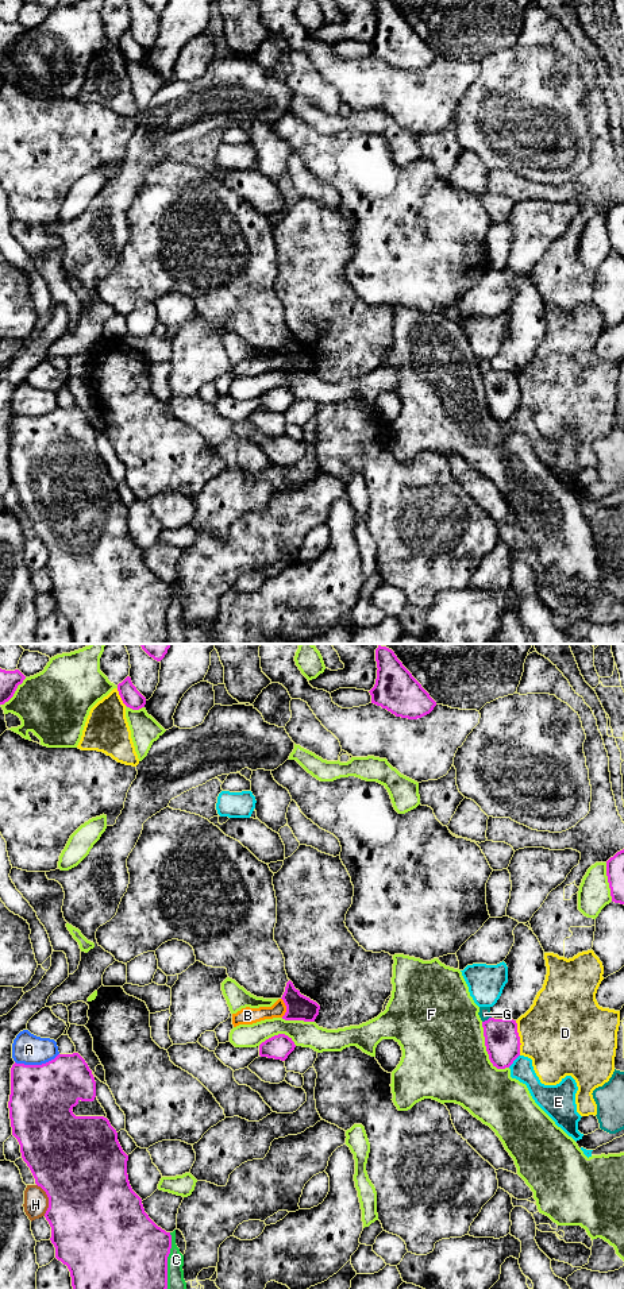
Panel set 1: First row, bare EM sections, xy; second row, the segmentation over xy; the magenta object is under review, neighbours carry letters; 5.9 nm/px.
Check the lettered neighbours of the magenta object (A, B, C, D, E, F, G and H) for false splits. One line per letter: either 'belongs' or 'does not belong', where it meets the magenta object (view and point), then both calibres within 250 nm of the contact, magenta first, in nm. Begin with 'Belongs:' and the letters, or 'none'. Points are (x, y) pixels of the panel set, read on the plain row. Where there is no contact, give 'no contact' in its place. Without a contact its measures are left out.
Belongs: none
A: does not belong; contact xy (37, 417); calibres 380 and 190 nm
B: does not belong; contact xy (287, 359); calibres 160 and 100 nm
C: does not belong; contact xy (166, 614); calibres 500 and 120 nm
D: does not belong; contact xy (519, 390); calibres 200 and 460 nm
E: does not belong; contact xy (513, 412); calibres 200 and 140 nm
F: does not belong; contact xy (486, 402); calibres 200 and 500 nm
G: does not belong; contact xy (488, 371); calibres 200 and 70 nm
H: does not belong; contact xy (49, 552); calibres 500 and 140 nm

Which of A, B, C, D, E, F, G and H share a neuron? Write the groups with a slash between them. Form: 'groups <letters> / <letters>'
groups A / B / C H / D / E / F / G

